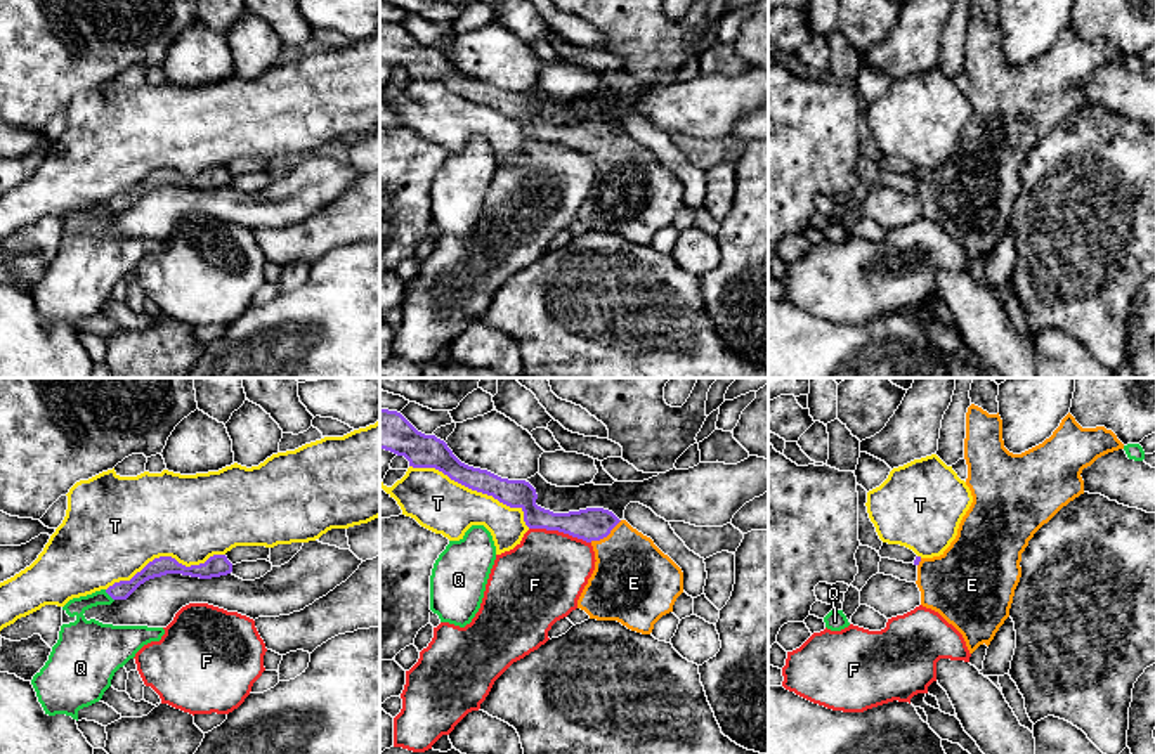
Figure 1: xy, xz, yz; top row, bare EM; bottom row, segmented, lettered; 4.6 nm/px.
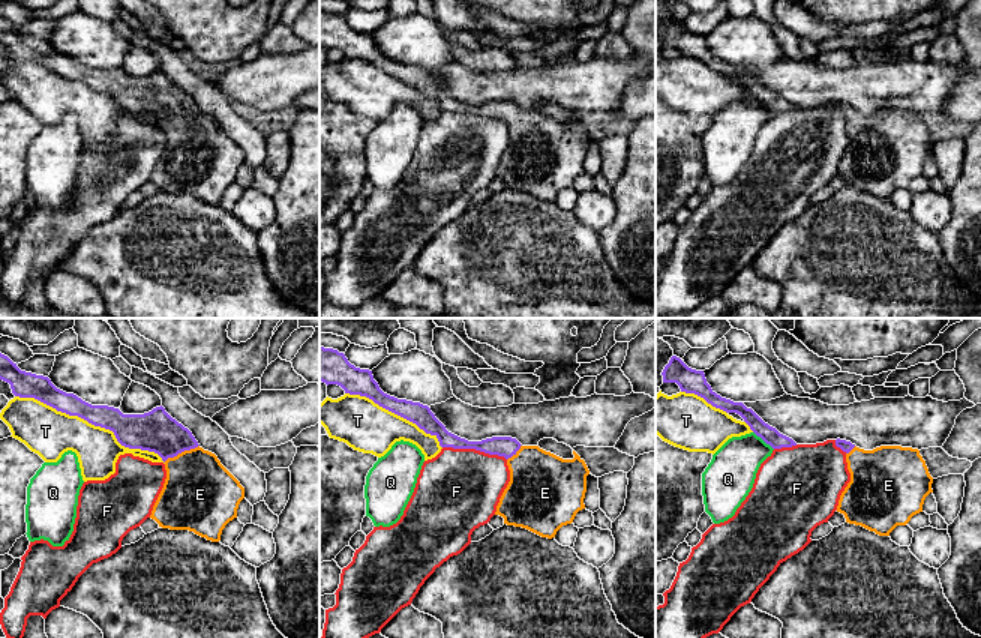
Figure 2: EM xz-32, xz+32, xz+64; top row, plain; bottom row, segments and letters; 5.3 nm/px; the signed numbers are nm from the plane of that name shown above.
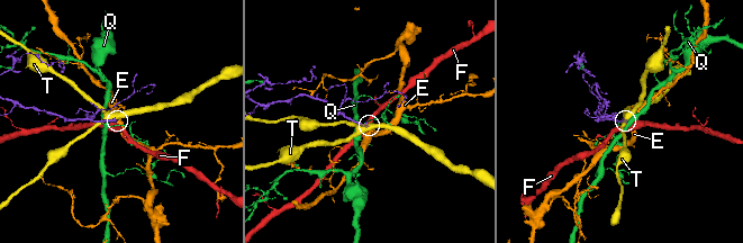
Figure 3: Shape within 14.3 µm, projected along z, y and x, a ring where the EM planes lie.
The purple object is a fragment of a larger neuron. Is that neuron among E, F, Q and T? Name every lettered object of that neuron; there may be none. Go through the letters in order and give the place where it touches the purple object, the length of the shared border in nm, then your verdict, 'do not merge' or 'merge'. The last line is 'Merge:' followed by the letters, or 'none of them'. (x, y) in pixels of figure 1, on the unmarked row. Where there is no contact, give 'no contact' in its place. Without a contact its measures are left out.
E: xz (606, 148) | 180 nm | merge
F: xz (561, 142) | 300 nm | do not merge
Q: xy (108, 205) | 70 nm | do not merge
T: xz (474, 101) | 650 nm | do not merge
Merge: E

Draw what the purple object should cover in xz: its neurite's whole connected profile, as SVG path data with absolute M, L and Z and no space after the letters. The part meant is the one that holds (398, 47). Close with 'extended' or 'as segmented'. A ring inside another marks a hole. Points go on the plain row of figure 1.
M380 21L380 61L404 68L413 80L435 80L472 102L520 120L529 140L558 142L590 154L595 182L578 211L578 220L590 231L617 232L631 243L650 246L683 205L682 180L650 149L609 121L545 121L536 116L538 106L529 94L501 90L461 75L444 52L418 43L397 23Z; extended

